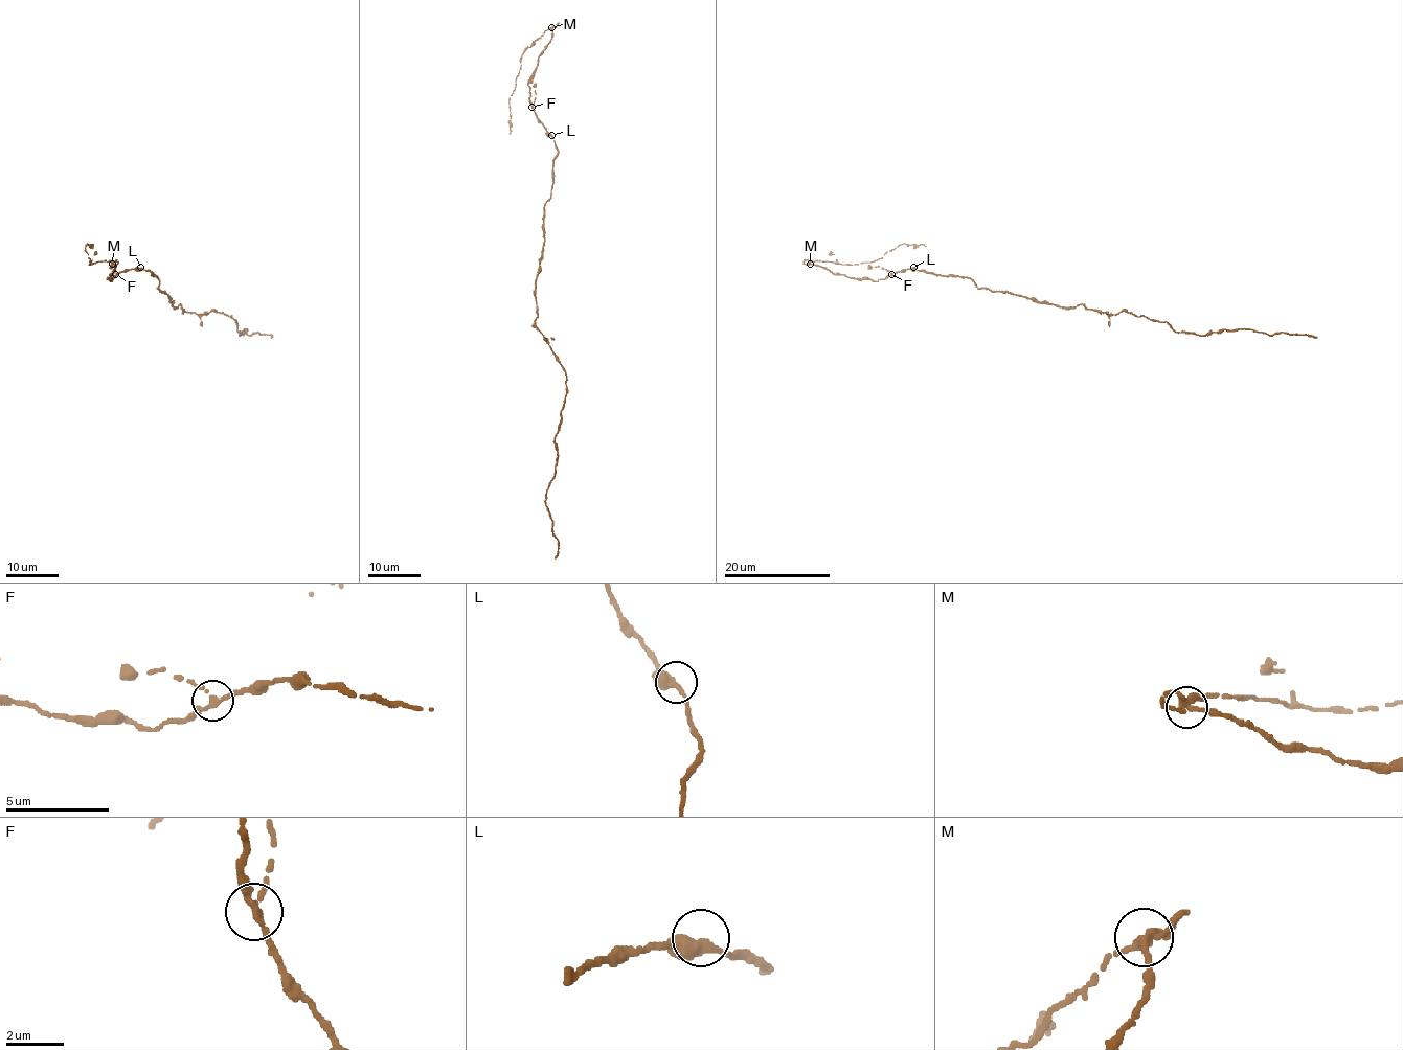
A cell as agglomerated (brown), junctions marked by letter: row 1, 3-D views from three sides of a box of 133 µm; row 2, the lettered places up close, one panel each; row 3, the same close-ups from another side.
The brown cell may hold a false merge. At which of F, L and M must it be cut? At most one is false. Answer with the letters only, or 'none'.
M

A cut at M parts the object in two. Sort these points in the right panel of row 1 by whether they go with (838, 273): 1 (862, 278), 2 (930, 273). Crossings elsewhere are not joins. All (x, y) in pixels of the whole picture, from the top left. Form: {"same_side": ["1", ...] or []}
{"same_side": ["1", "2"]}

